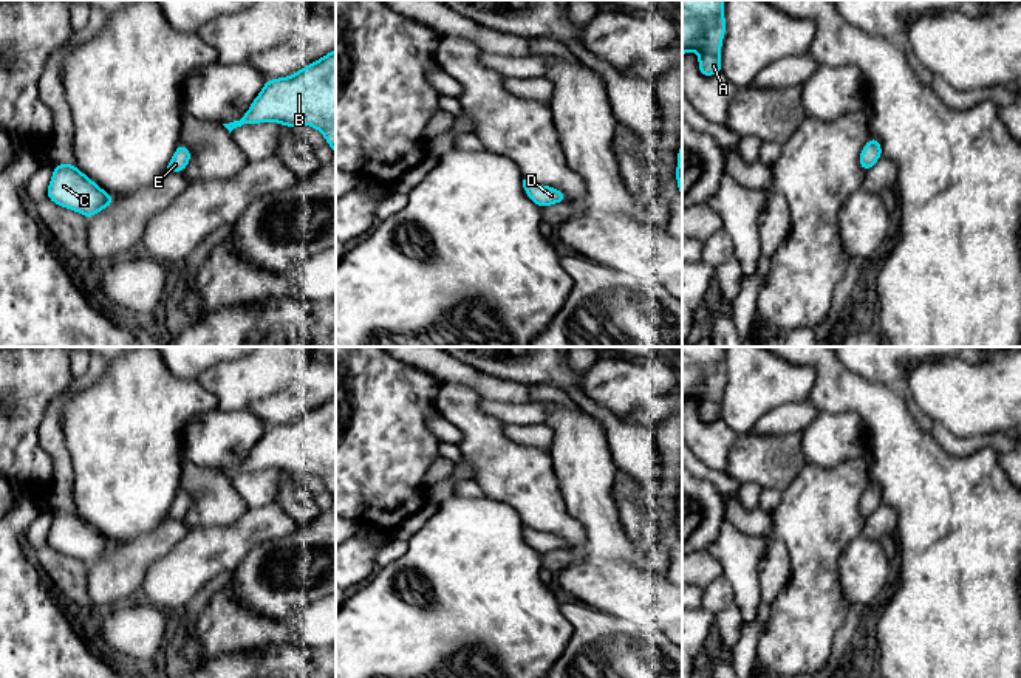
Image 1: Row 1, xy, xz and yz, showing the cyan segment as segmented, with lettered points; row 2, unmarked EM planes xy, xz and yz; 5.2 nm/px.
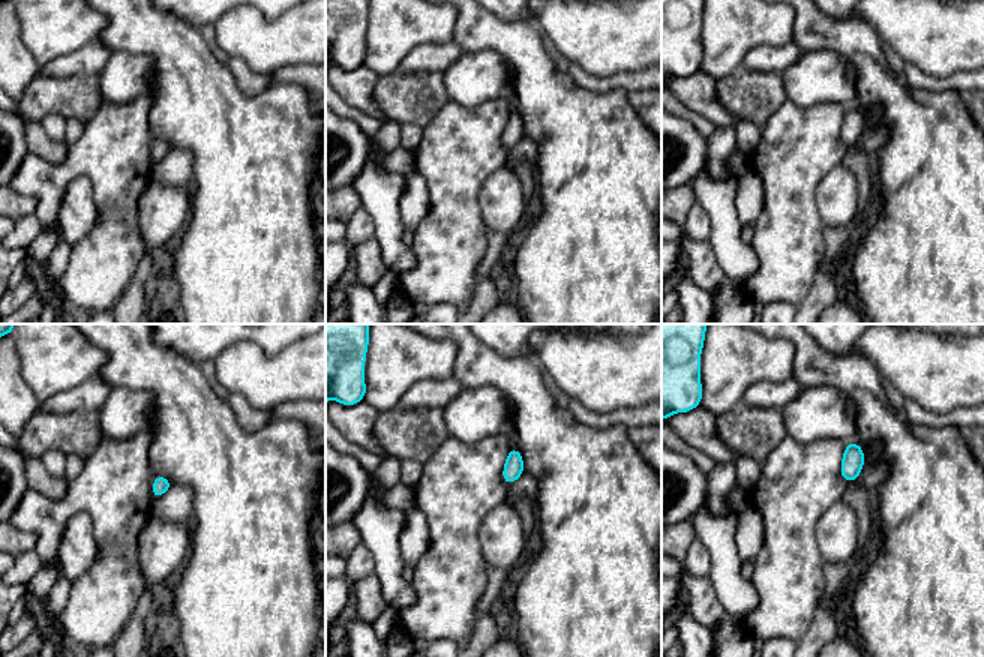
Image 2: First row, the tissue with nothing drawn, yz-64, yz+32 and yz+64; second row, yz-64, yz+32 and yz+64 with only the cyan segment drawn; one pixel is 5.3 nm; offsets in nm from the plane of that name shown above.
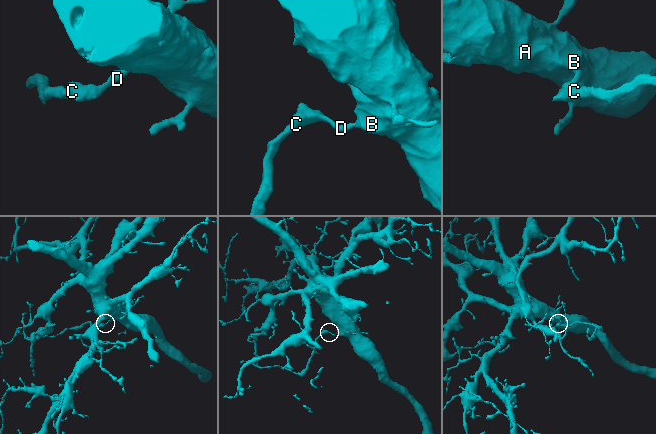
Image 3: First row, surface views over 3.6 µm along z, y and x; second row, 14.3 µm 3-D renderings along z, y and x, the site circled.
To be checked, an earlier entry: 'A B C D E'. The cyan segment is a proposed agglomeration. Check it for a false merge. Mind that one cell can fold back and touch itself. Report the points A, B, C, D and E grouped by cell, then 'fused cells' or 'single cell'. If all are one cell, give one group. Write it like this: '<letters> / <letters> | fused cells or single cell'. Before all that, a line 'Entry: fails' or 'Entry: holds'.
Entry: holds
A B C D E | single cell

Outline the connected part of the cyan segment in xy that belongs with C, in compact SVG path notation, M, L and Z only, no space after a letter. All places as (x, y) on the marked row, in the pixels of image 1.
M54 164L46 190L53 203L82 214L87 220L113 204L114 198L74 164Z

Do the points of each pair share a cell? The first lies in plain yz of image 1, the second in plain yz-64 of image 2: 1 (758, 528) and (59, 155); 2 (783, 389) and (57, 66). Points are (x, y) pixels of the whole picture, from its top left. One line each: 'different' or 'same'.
1: same
2: different

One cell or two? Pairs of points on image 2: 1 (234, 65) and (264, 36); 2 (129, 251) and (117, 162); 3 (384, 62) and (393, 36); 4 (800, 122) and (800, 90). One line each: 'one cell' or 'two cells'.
1: two cells
2: one cell
3: one cell
4: two cells

